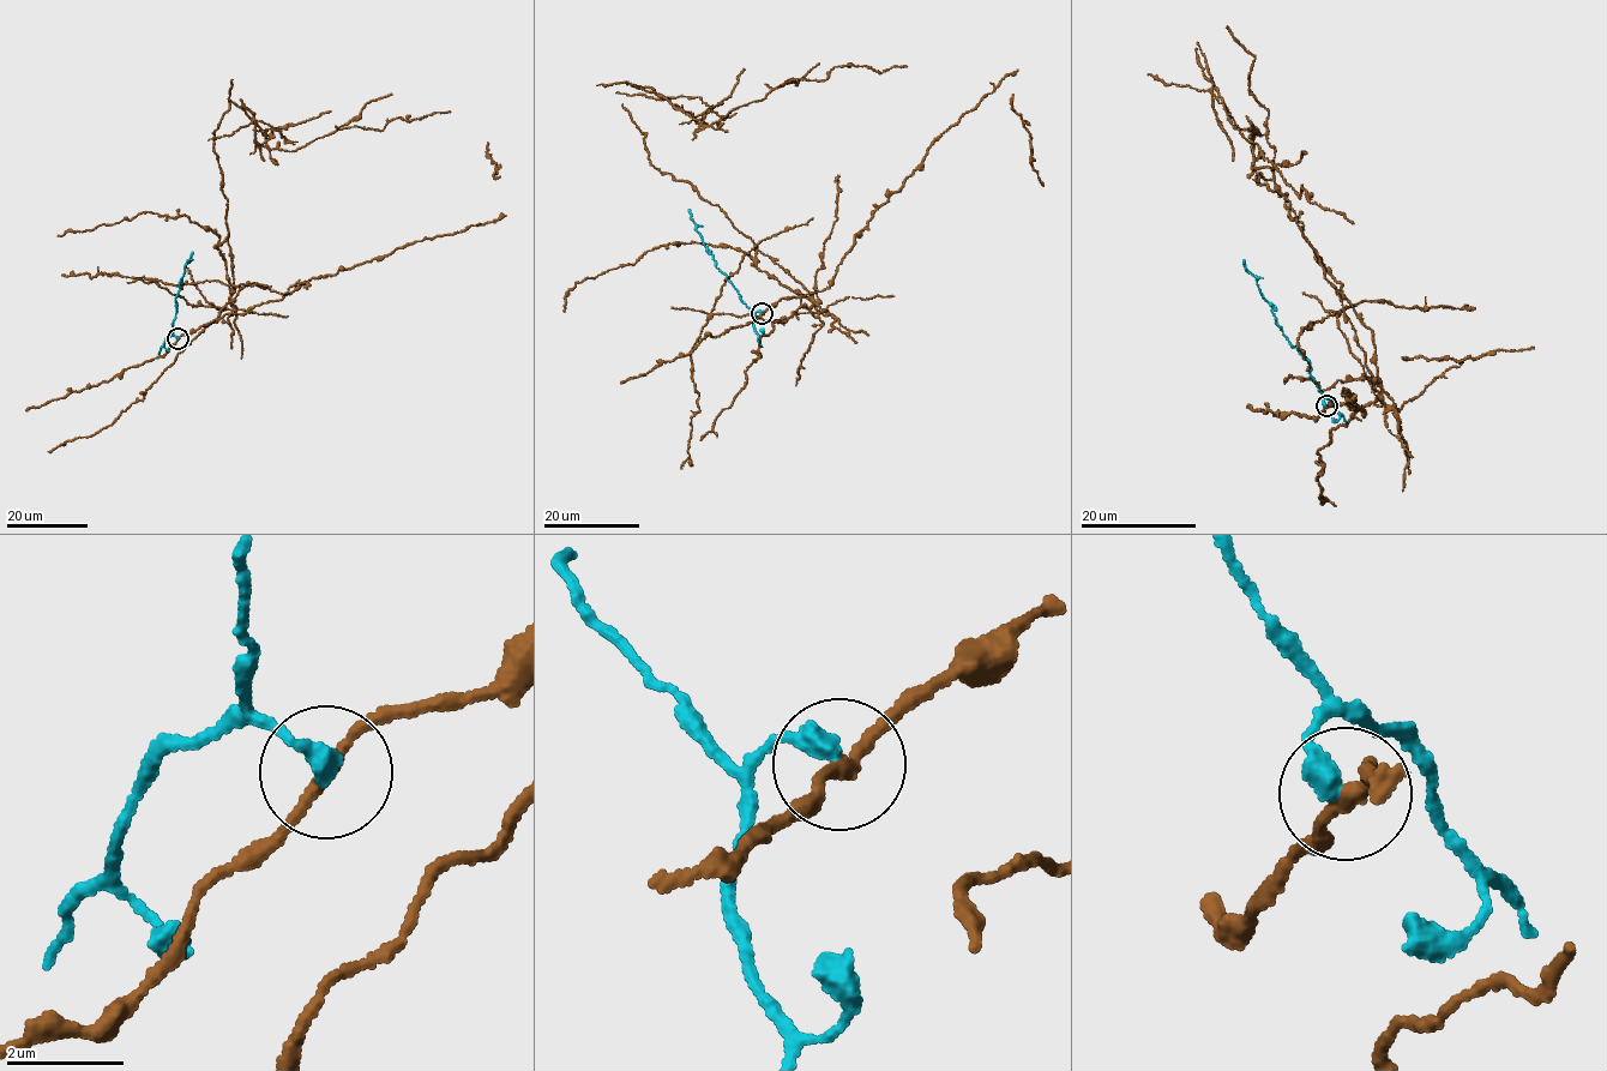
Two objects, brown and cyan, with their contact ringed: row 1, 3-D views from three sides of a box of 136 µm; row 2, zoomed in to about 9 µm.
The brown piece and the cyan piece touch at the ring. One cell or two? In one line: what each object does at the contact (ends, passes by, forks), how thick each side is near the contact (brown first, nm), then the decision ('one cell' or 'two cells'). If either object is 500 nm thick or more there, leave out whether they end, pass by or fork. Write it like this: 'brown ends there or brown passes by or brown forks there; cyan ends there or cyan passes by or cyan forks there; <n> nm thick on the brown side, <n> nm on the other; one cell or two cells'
brown passes by; cyan ends there; 200 nm thick on the brown side, 360 nm on the other; two cells

